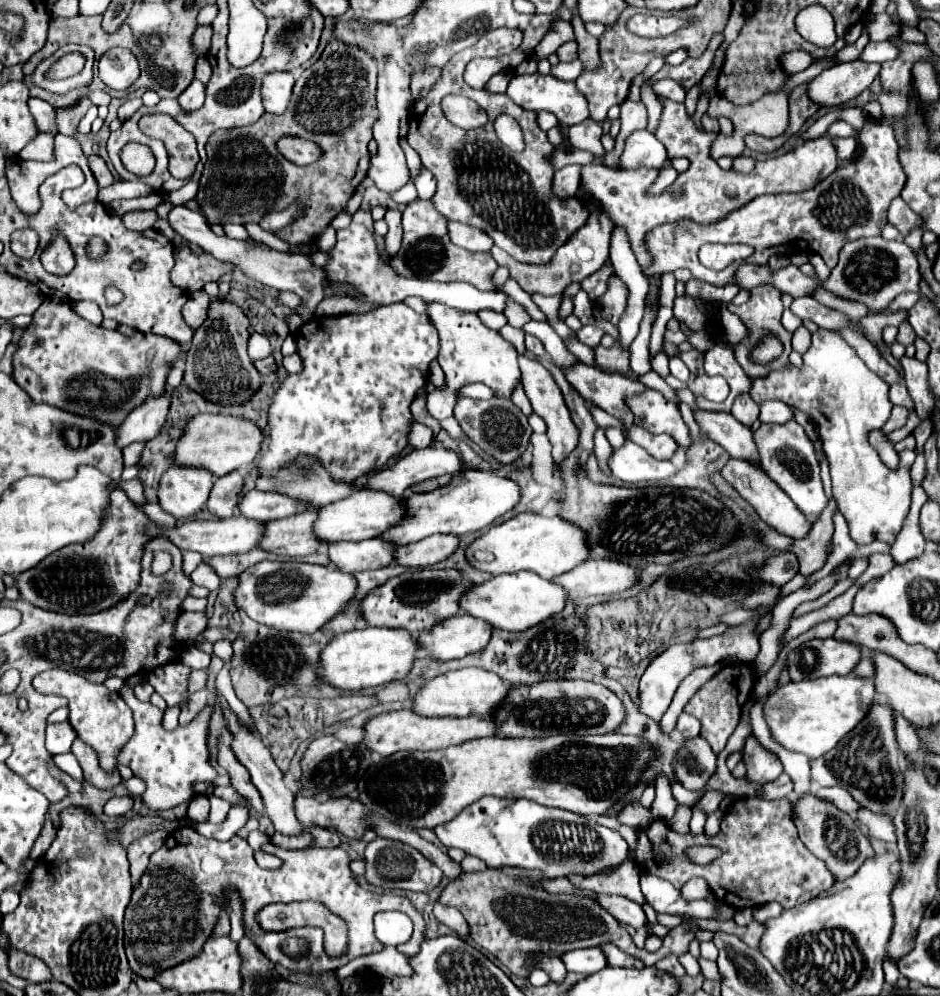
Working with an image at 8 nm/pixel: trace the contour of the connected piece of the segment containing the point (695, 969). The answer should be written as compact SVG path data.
M683 953L683 955L679 955L679 963L685 967L685 971L687 971L687 975L691 975L691 977L695 977L701 969L699 969L699 963L697 963L697 959L695 957L691 957L689 953Z

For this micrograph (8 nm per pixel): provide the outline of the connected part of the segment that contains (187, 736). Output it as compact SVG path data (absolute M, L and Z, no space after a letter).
M123 691L123 699L133 711L135 733L129 739L129 743L123 747L123 751L119 753L117 761L131 767L133 775L145 781L147 789L141 795L143 805L147 805L153 813L173 809L181 803L189 803L195 797L195 791L193 791L195 783L217 781L219 775L209 763L209 747L207 747L209 721L215 707L213 701L209 701L209 705L189 725L167 731L163 727L163 711L159 707L155 707L153 703L137 701L131 691Z

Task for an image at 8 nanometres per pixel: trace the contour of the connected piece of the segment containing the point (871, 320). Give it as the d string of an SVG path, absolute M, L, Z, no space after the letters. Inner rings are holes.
M899 311L899 313L877 313L877 315L867 315L859 321L859 329L863 331L863 335L879 349L881 357L887 359L889 365L893 365L899 371L899 377L903 379L903 367L901 363L891 355L889 345L883 341L883 329L887 325L899 325L901 321L907 319L907 311Z

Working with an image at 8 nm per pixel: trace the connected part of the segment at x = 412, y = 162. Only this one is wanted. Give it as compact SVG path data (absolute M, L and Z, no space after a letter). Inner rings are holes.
M405 139L401 141L401 147L403 147L403 151L405 151L407 165L409 165L409 169L411 169L411 179L415 179L417 173L419 173L419 167L421 167L421 159L419 159L419 155L409 147L409 143L407 143Z

